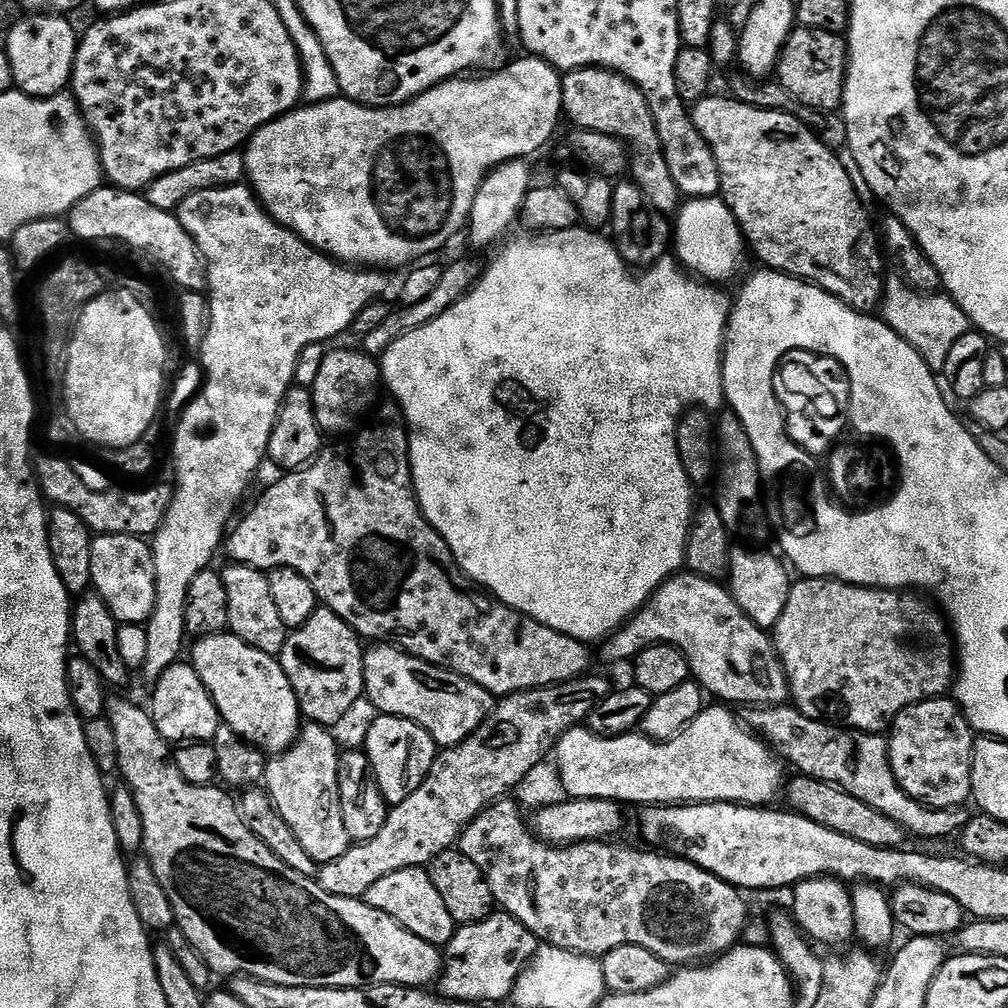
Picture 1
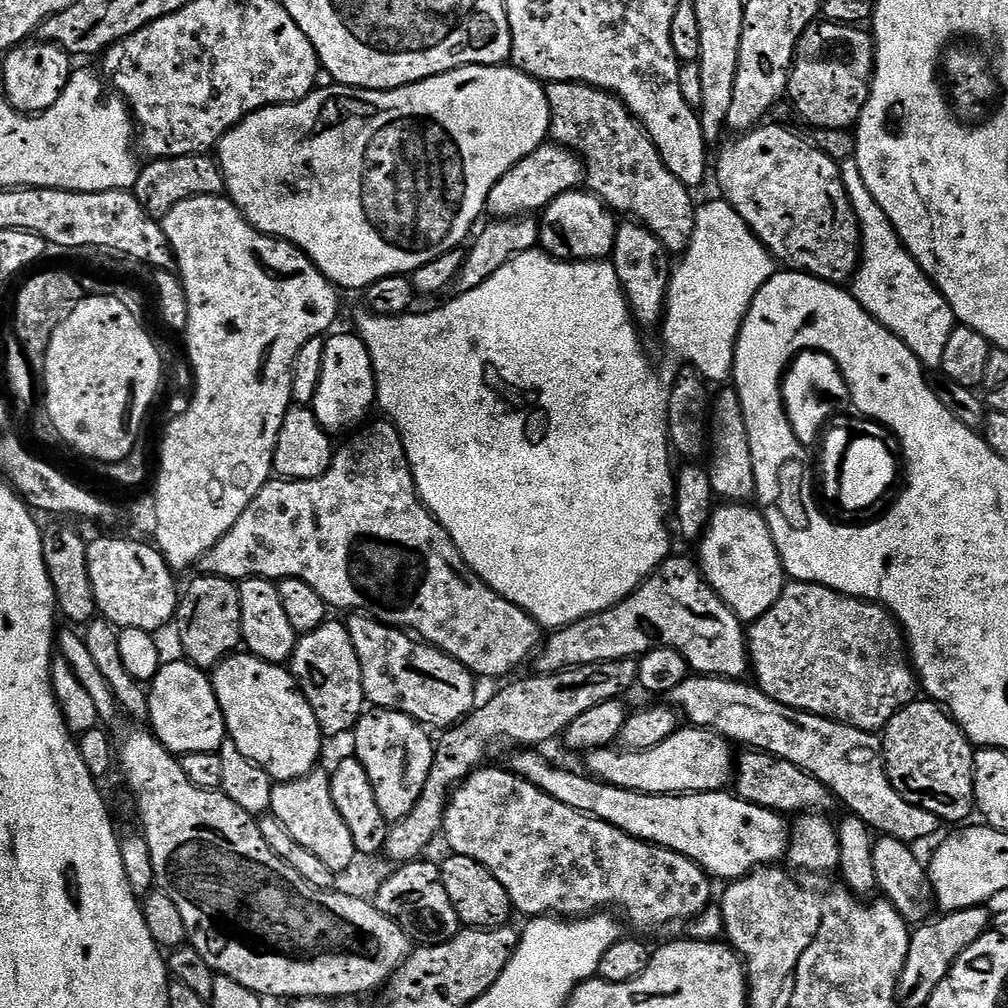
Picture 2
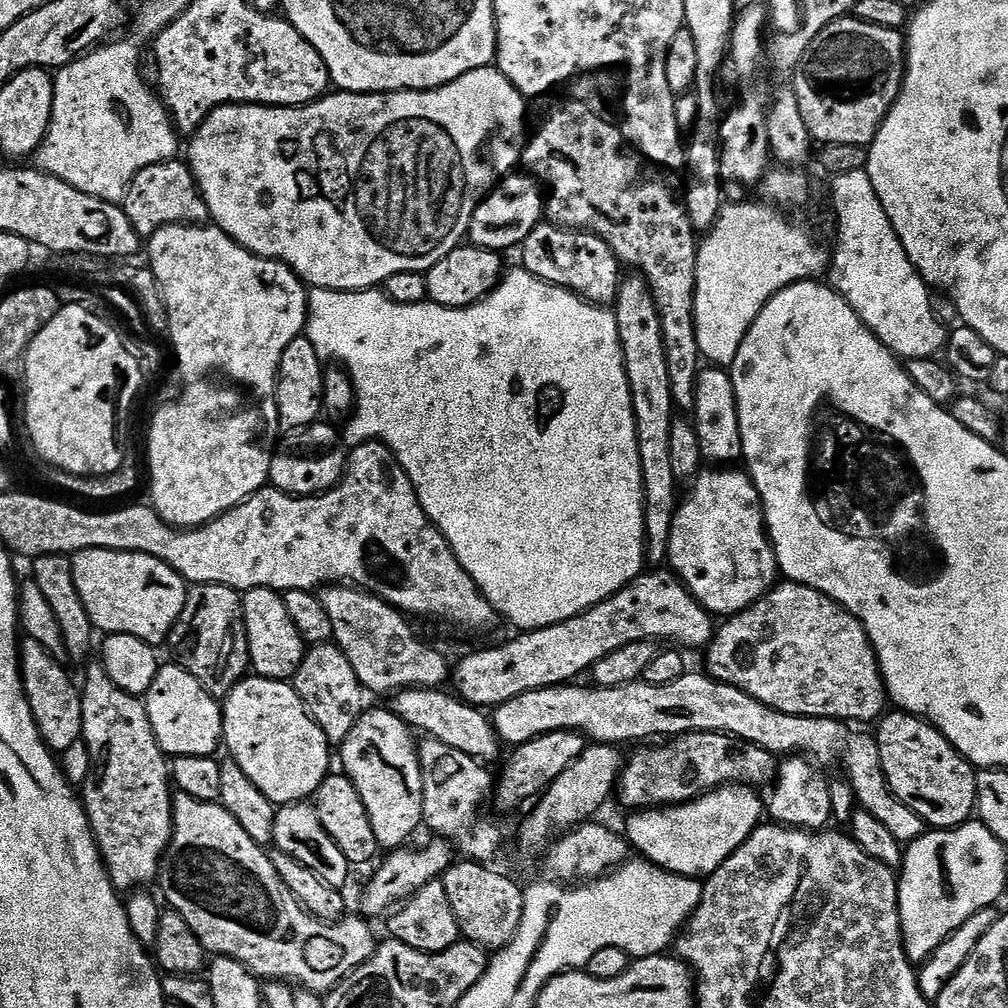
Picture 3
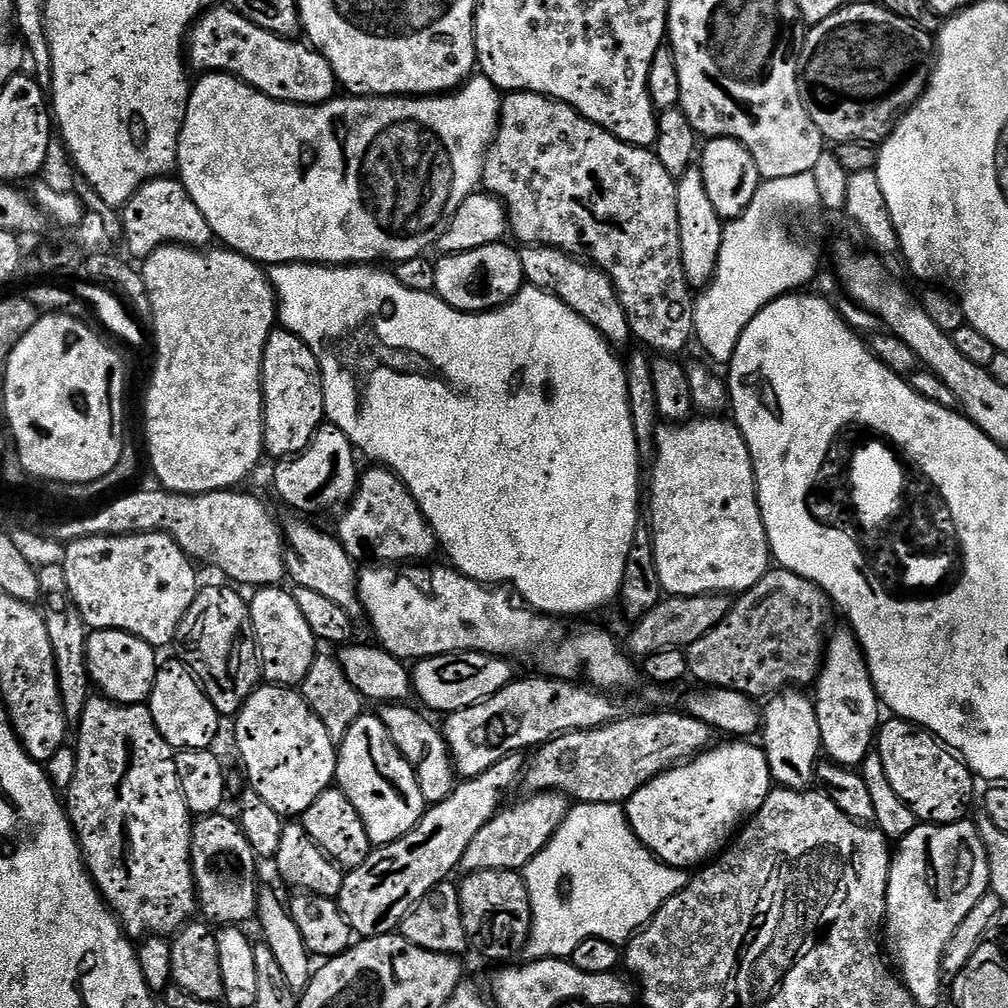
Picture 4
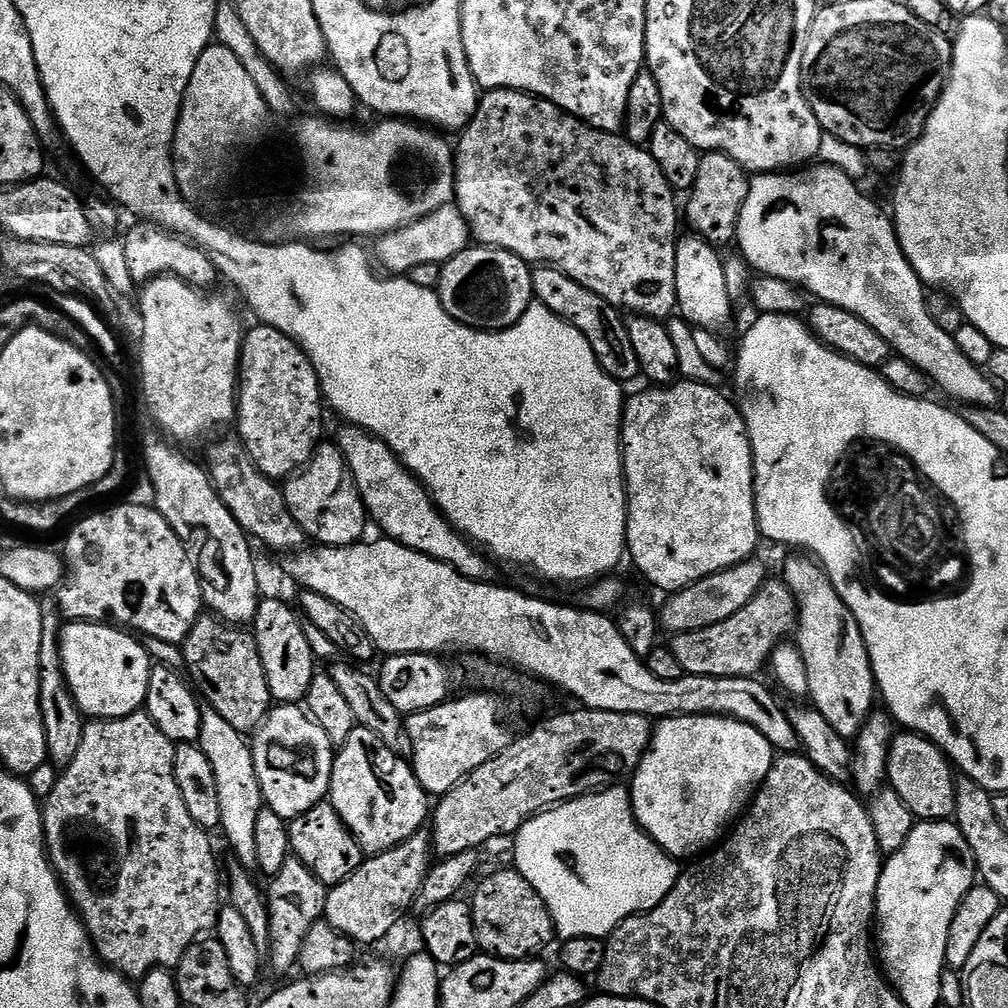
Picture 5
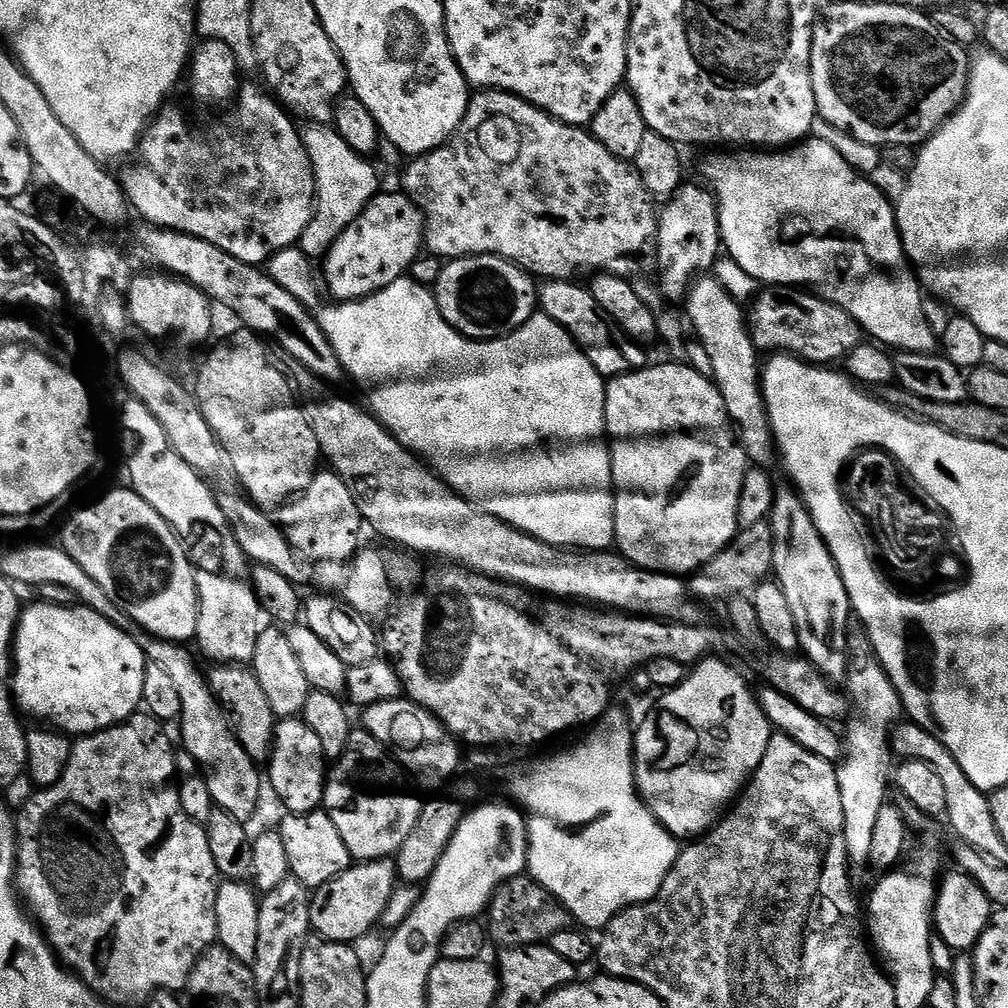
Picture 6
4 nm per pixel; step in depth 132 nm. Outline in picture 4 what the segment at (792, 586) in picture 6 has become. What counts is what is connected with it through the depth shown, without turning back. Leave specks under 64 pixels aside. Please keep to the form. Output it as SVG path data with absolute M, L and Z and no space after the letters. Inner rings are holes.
M840 628L827 637L824 658L814 681L814 703L822 730L822 752L831 763L859 769L873 751L882 723L882 701L872 685L872 675L864 650L855 632Z

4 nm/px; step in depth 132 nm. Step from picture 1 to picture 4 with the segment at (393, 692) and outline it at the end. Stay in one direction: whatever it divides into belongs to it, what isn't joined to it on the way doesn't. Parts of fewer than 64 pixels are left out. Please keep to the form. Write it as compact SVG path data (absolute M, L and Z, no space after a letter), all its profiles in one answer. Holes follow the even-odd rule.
M296 518L300 520L292 520L289 524L283 525L284 534L284 571L287 579L293 580L296 588L309 588L322 594L326 598L330 598L330 602L338 602L338 606L342 606L342 610L346 610L346 614L350 614L353 618L364 616L364 607L360 605L360 589L358 587L358 564L353 560L352 555L344 549L339 540L331 531L323 532L320 528L315 528L312 524L307 524L307 519Z

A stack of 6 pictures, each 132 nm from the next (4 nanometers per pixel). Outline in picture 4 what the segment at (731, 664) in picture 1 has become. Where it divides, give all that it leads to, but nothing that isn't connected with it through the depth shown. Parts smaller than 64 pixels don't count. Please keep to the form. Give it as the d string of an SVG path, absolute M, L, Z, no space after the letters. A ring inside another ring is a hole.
M447 652L441 656L426 656L415 661L411 669L412 691L429 713L461 712L498 694L498 690L512 683L512 668L513 661L502 656L487 656L485 652Z

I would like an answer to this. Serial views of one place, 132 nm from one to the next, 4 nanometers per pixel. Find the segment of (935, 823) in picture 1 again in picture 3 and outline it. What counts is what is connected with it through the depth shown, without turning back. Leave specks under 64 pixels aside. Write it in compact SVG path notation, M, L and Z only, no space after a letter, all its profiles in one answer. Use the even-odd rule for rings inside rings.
M685 671L682 678L670 682L666 686L647 684L643 678L634 681L633 684L610 686L609 688L595 686L583 688L580 682L556 684L552 688L539 688L530 690L526 694L518 694L518 698L510 698L510 702L495 705L490 719L496 728L497 736L507 745L512 744L511 746L525 744L547 732L582 732L589 741L613 746L624 746L627 740L648 742L651 741L648 740L651 736L671 738L686 732L728 732L746 742L754 742L773 754L792 754L797 750L803 750L812 758L816 758L816 755L826 755L828 740L836 740L844 732L845 725L835 719L823 716L782 714L778 710L758 702L750 694L729 684L723 684L720 680L713 680L703 671L700 672ZM868 730L856 731L860 732L845 738L844 749L840 752L841 758L844 759L845 773L843 772L843 775L852 785L857 805L863 811L874 814L874 818L878 818L878 822L883 822L890 829L890 834L894 834L894 838L900 840L901 845L907 846L913 840L924 835L926 831L925 822L918 814L914 814L914 810L910 810L910 806L903 804L890 790L888 780L884 777L882 770L882 758L878 754L878 742L875 735Z

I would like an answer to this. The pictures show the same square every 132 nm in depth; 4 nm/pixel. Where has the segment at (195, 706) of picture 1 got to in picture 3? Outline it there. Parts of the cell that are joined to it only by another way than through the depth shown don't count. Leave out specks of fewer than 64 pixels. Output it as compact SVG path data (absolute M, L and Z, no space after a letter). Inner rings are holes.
M179 662L161 663L158 674L143 697L150 726L160 748L169 757L216 756L224 739L224 710L221 701L211 696L197 676Z

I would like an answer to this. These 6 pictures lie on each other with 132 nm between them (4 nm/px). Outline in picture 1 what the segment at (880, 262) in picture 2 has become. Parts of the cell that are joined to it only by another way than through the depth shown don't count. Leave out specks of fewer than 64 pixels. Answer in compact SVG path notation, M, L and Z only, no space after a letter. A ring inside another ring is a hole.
M895 275L885 279L884 299L880 307L882 318L915 349L932 372L943 373L950 347L971 329L971 320L947 293L917 292L901 275Z

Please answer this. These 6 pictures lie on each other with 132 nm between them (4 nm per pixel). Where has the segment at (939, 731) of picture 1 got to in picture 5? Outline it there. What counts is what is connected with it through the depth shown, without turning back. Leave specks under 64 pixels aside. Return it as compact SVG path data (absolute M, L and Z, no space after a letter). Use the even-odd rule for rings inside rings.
M900 730L888 746L887 783L906 802L917 821L948 820L956 815L956 782L948 755L934 741L918 732Z

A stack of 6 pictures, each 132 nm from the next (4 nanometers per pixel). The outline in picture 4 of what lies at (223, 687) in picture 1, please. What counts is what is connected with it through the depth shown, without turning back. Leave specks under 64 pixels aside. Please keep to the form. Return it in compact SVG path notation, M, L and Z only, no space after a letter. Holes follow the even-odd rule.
M261 686L242 705L236 723L236 748L248 771L247 787L253 788L278 814L303 817L304 811L336 779L338 745L326 734L326 726L310 710L299 691L288 686Z

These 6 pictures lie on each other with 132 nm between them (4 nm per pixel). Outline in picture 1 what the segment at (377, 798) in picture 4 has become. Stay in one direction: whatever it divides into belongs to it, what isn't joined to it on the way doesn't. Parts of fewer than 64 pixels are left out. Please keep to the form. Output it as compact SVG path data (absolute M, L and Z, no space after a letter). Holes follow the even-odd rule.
M380 714L370 726L362 750L370 758L370 766L384 800L391 806L406 802L406 798L410 798L410 794L422 786L430 766L436 761L438 745L432 741L429 732L422 730L422 726L401 716Z

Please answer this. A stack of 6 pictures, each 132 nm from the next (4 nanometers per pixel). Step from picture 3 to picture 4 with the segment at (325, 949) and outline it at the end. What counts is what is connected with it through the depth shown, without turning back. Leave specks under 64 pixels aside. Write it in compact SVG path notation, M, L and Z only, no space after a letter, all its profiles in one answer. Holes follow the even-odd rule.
M225 814L205 816L192 826L192 873L196 883L196 902L203 919L216 926L244 926L256 915L256 903L260 897L261 885L256 884L256 851L246 842L244 831L235 819Z

